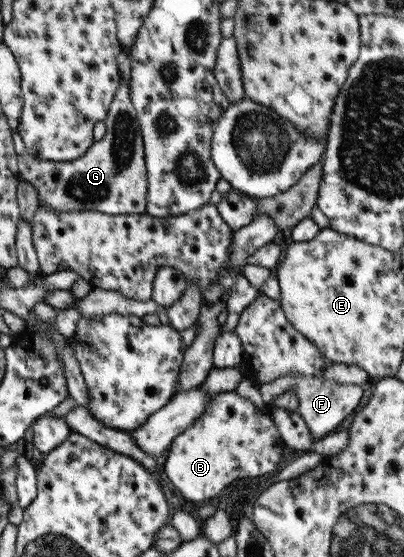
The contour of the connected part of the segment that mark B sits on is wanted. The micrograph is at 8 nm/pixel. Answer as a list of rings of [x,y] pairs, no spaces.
[[[235,391],[214,393],[210,396],[204,411],[188,426],[184,432],[177,434],[168,447],[168,454],[163,464],[163,472],[182,497],[193,502],[201,502],[218,496],[238,478],[255,478],[275,472],[277,463],[285,445],[278,436],[268,406],[258,410],[249,400],[237,395]]]

